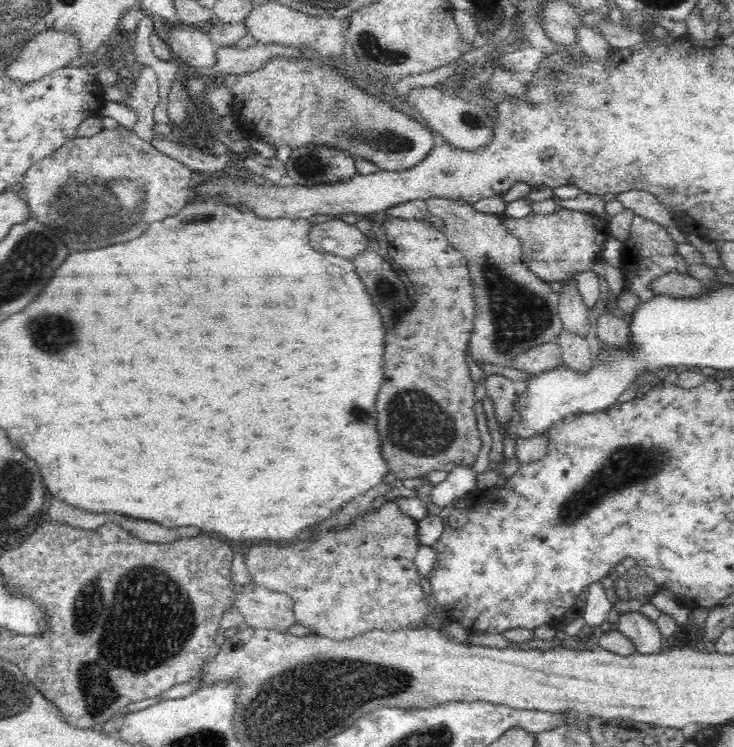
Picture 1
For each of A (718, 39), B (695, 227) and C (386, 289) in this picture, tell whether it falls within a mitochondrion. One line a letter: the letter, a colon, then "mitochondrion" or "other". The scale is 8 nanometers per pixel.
A: other
B: other
C: mitochondrion

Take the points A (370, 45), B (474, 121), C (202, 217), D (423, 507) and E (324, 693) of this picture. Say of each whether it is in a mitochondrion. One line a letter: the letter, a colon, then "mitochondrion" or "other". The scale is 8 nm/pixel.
A: mitochondrion
B: mitochondrion
C: mitochondrion
D: other
E: mitochondrion

